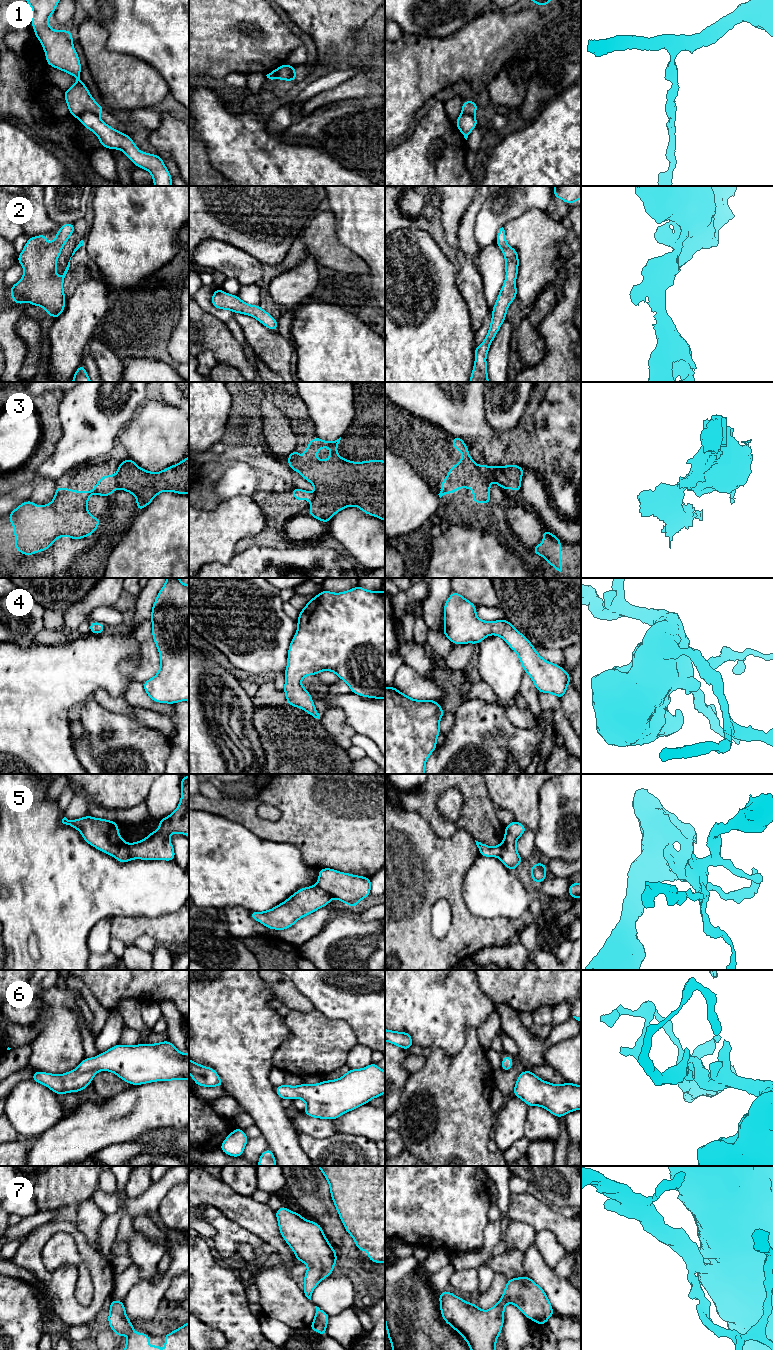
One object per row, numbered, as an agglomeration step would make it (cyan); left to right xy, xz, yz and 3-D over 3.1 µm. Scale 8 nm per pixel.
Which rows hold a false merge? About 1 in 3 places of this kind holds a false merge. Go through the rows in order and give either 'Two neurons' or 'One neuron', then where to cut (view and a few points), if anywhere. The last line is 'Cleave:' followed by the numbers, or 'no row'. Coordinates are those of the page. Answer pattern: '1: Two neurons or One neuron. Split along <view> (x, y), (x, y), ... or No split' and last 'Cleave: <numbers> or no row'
1: Two neurons. Split along xy (97, 115), (84, 111), (77, 117)
2: One neuron. No split
3: Two neurons. Split along xy (115, 475), (118, 486)
4: One neuron. No split
5: Two neurons. Split along xz (317, 884), (332, 896)
6: One neuron. No split
7: One neuron. No split
Cleave: 1, 3, 5

